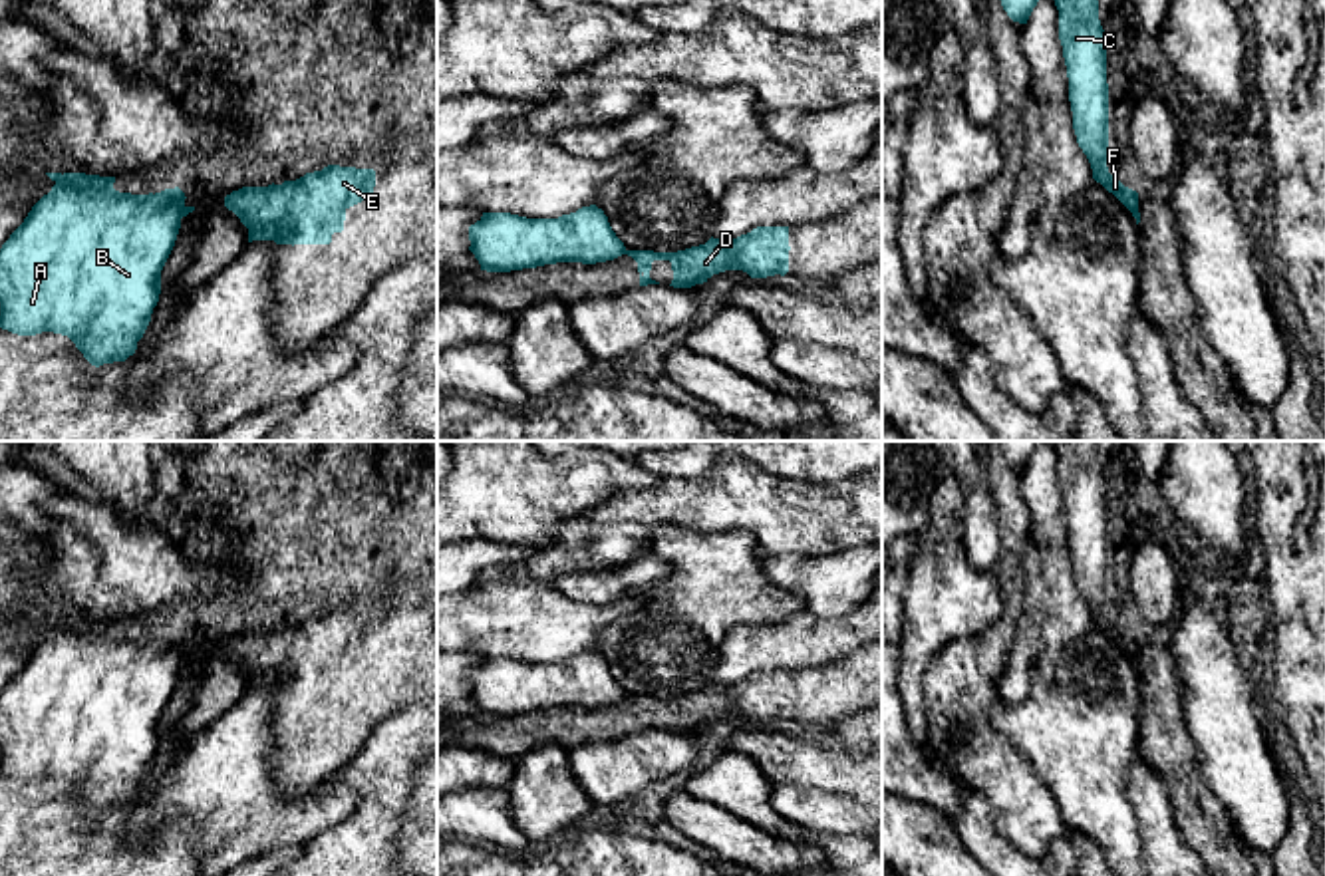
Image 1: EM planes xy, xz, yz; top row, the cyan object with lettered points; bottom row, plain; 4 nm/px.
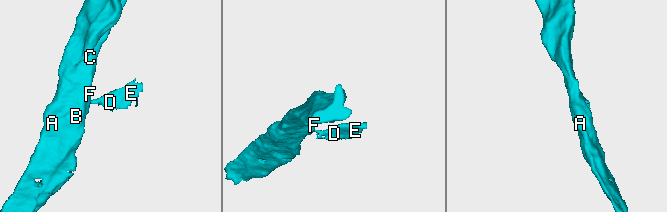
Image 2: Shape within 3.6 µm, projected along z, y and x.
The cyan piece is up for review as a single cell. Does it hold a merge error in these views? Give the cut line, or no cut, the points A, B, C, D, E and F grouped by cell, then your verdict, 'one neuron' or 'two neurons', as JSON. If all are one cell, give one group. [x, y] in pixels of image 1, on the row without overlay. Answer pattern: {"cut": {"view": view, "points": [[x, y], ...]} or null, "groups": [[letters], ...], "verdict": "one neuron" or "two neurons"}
{"cut": {"view": "yz", "points": [[1137, 652], [1139, 666]]}, "groups": [["A", "B", "C", "F"], ["D", "E"]], "verdict": "two neurons"}

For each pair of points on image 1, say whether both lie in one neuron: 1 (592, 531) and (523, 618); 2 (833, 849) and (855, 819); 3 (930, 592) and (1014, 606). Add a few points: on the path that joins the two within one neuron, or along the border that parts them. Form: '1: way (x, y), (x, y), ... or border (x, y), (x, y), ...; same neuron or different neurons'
1: border (517, 571), (545, 581); different neurons
2: border (797, 823), (811, 831), (849, 833), (853, 837); different neurons
3: border (992, 571), (1004, 606), (1002, 618); different neurons

